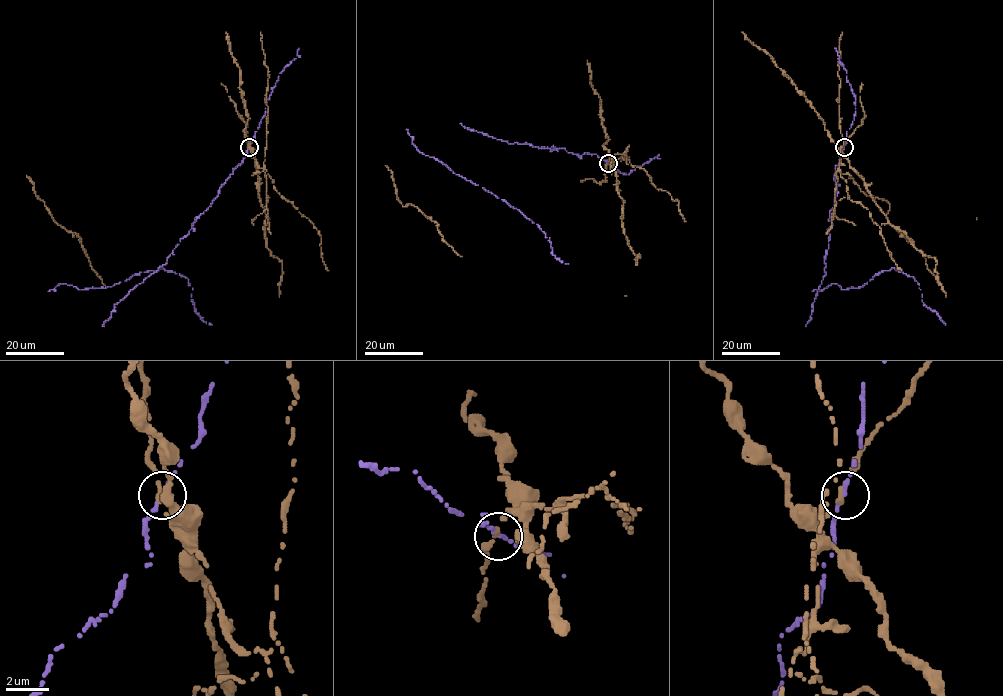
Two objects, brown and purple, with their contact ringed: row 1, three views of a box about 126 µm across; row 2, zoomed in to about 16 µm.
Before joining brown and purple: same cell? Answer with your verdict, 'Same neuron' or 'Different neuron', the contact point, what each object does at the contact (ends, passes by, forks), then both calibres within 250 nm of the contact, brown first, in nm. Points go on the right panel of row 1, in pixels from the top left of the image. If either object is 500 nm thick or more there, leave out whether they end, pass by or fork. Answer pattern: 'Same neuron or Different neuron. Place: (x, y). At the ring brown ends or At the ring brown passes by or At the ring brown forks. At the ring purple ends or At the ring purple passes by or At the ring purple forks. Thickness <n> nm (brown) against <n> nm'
Different neuron. Place: (844, 147). At the ring brown ends. At the ring purple ends. Thickness 320 nm (brown) against 200 nm

